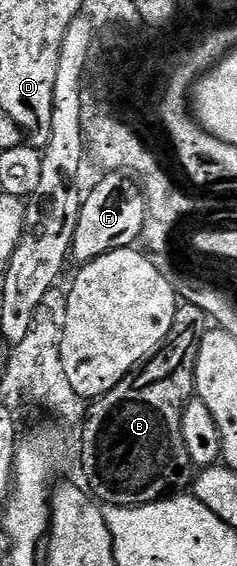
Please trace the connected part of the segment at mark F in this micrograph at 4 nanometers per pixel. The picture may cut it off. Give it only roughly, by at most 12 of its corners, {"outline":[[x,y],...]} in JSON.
{"outline":[[105,173],[84,196],[71,255],[81,265],[133,247],[141,184]]}

